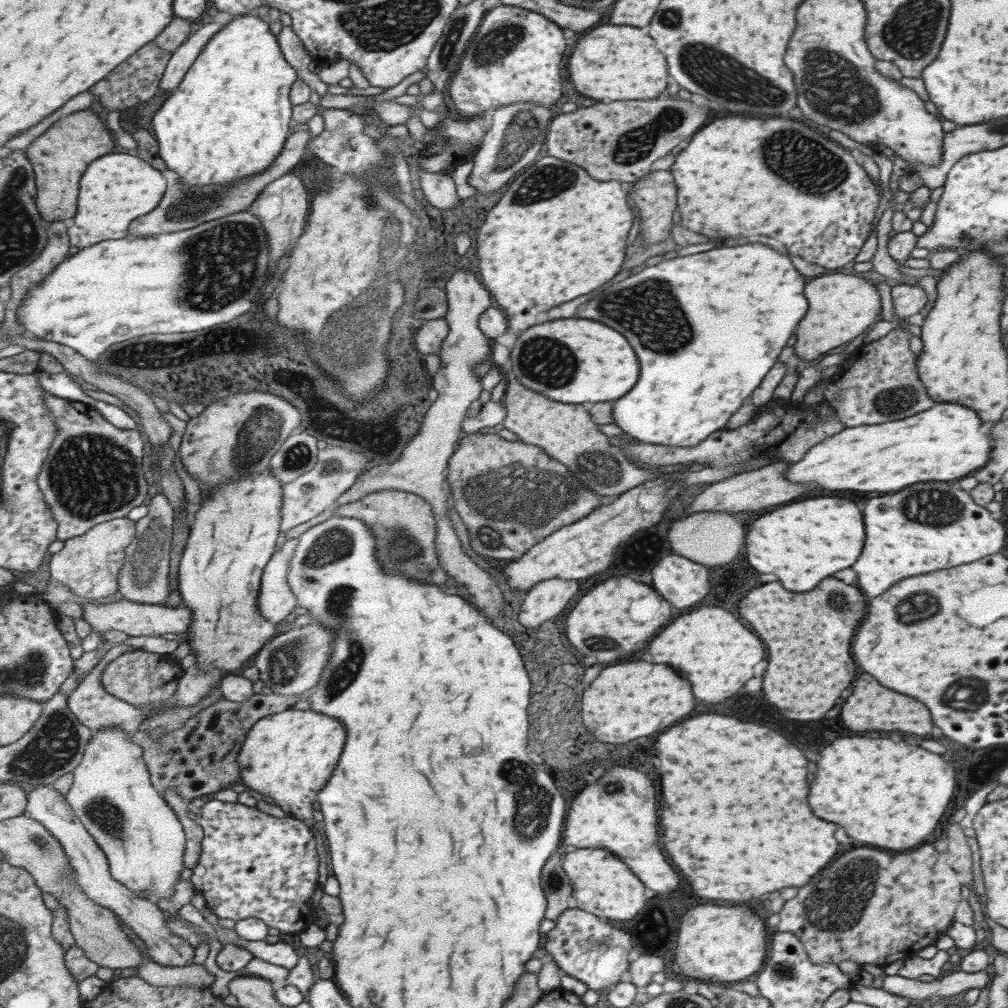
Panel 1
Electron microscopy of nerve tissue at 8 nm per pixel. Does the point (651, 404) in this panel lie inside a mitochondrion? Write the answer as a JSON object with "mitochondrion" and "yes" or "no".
{"mitochondrion":"no"}

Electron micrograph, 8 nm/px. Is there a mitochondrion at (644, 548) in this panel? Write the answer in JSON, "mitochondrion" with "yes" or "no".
{"mitochondrion":"yes"}

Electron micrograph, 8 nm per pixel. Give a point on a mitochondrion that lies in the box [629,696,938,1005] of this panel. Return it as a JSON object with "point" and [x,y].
{"point":[829,911]}

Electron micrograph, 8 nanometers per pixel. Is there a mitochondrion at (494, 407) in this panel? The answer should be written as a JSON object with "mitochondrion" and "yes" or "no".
{"mitochondrion":"no"}

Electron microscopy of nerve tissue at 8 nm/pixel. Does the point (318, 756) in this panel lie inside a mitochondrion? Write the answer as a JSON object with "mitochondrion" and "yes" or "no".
{"mitochondrion":"no"}

